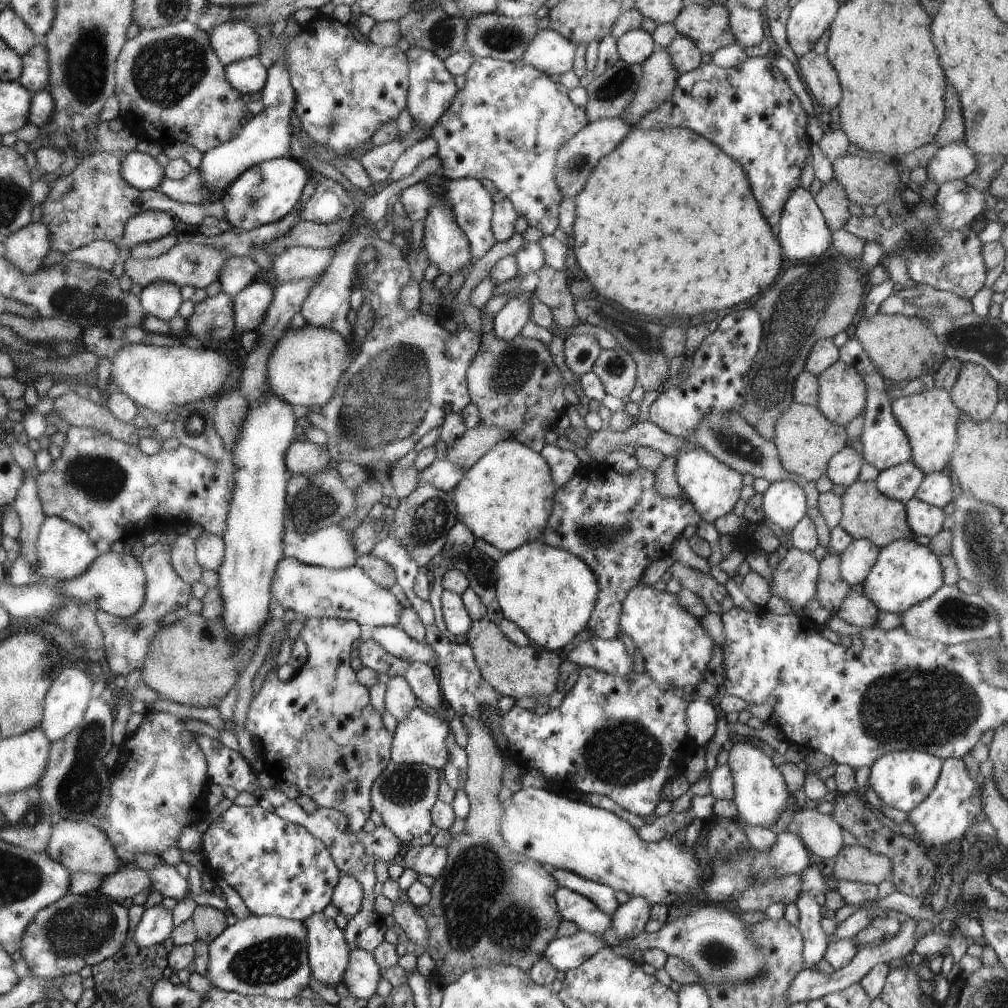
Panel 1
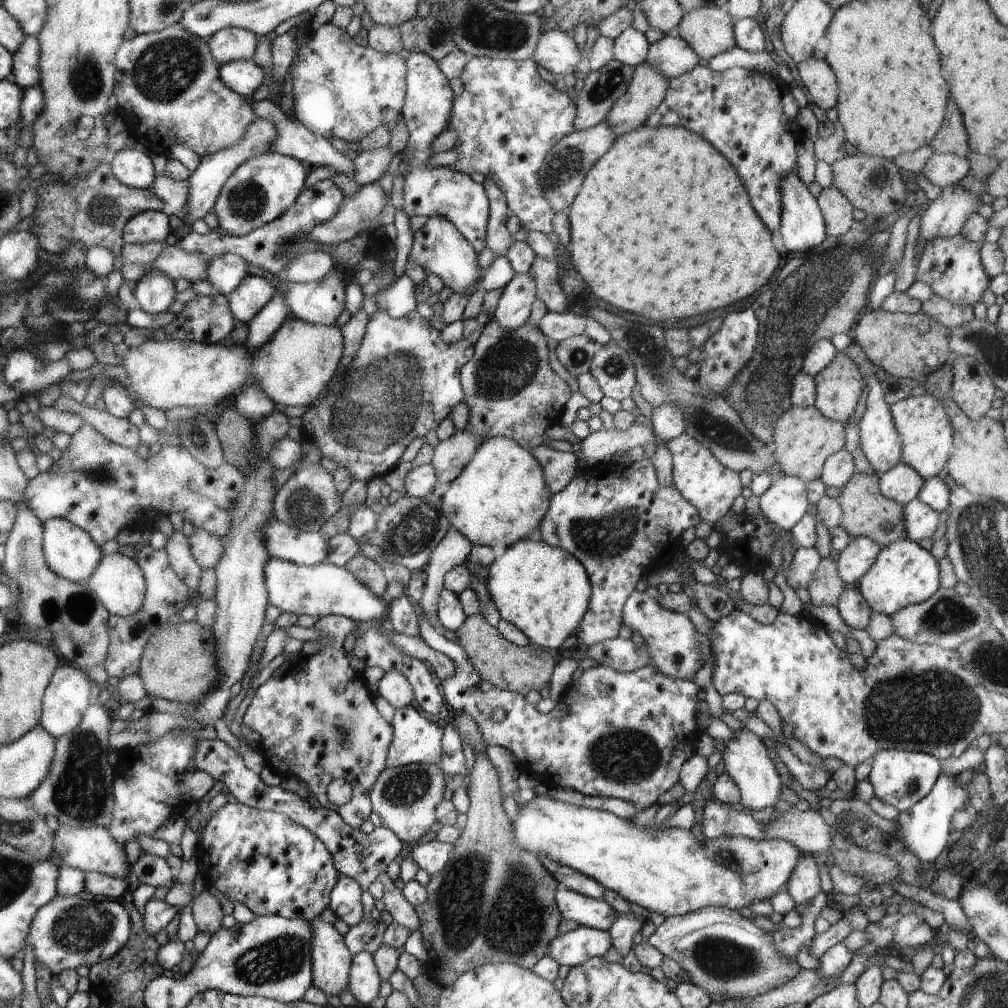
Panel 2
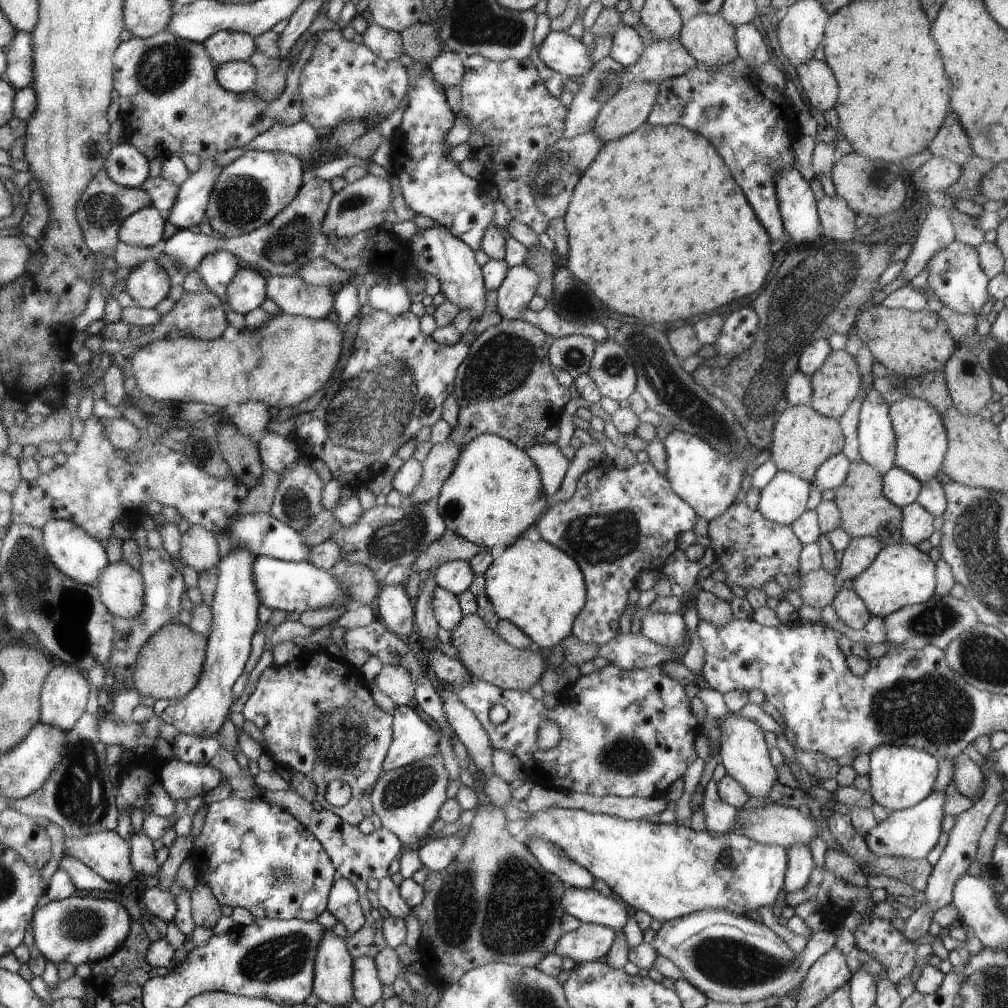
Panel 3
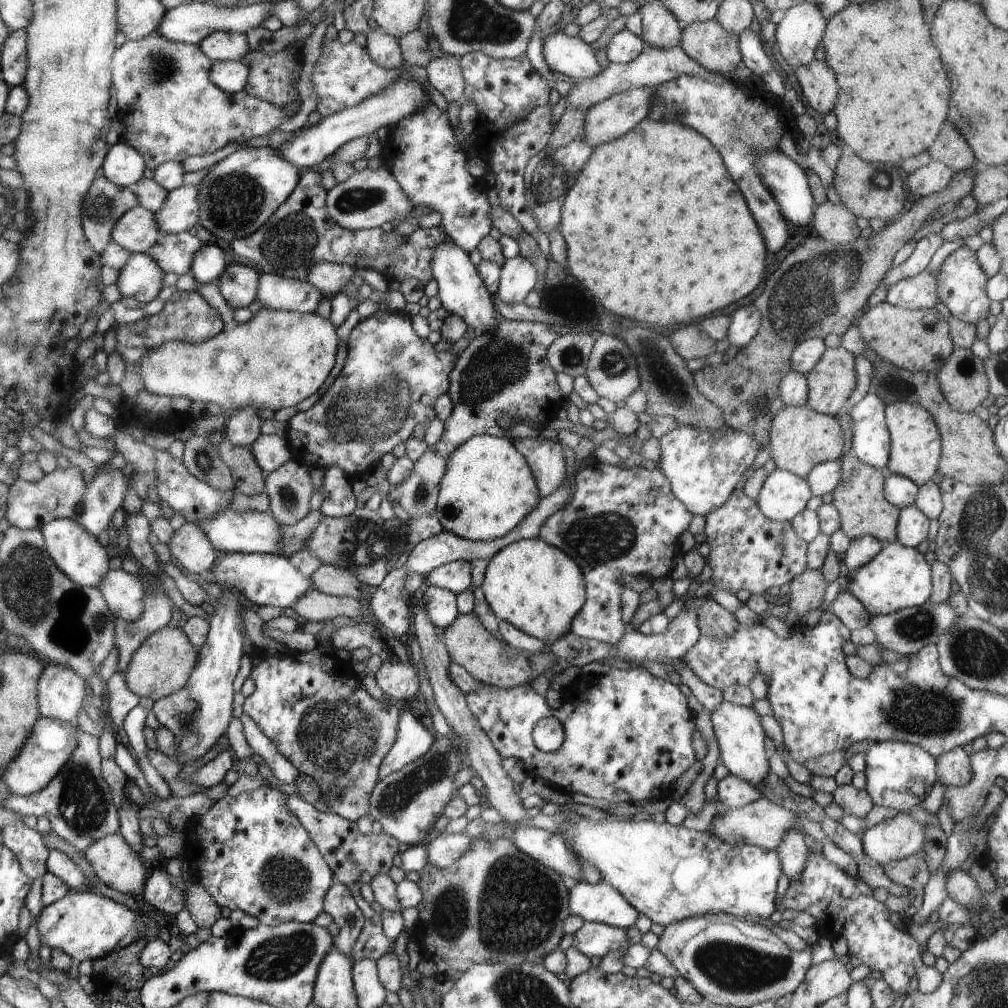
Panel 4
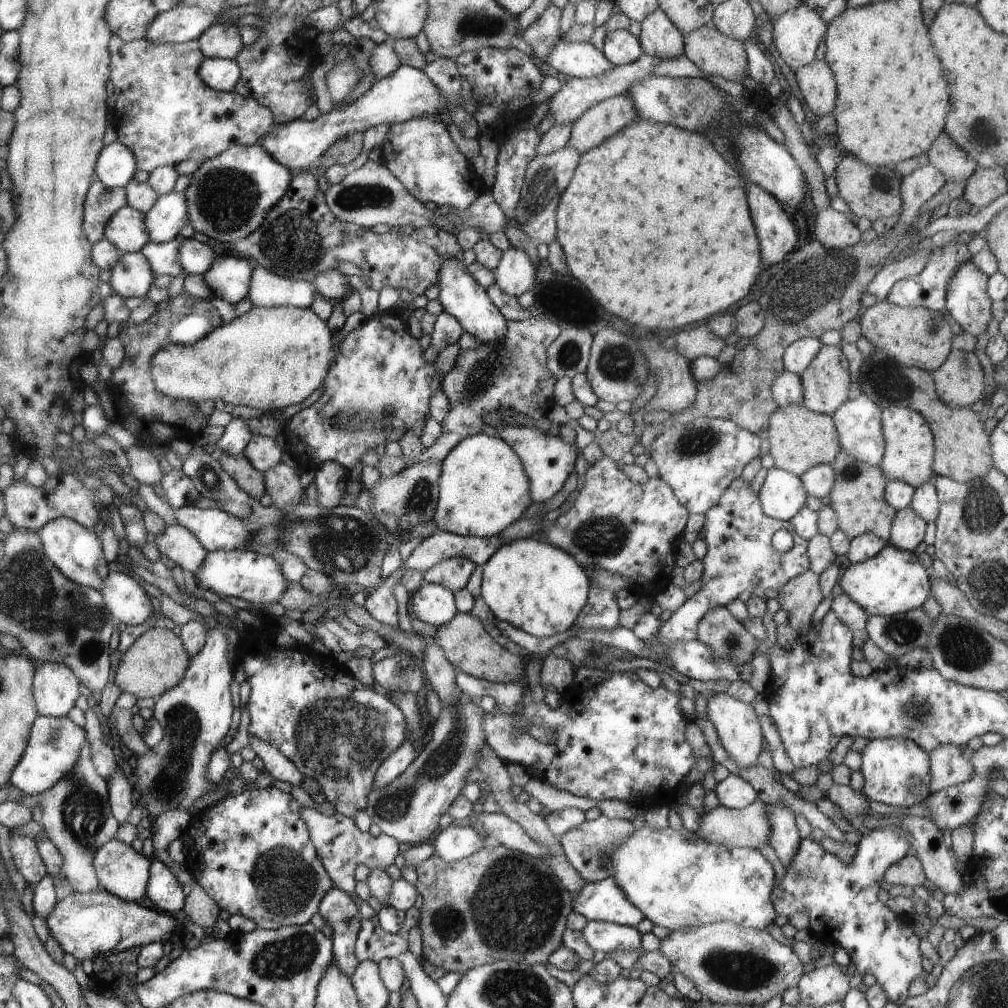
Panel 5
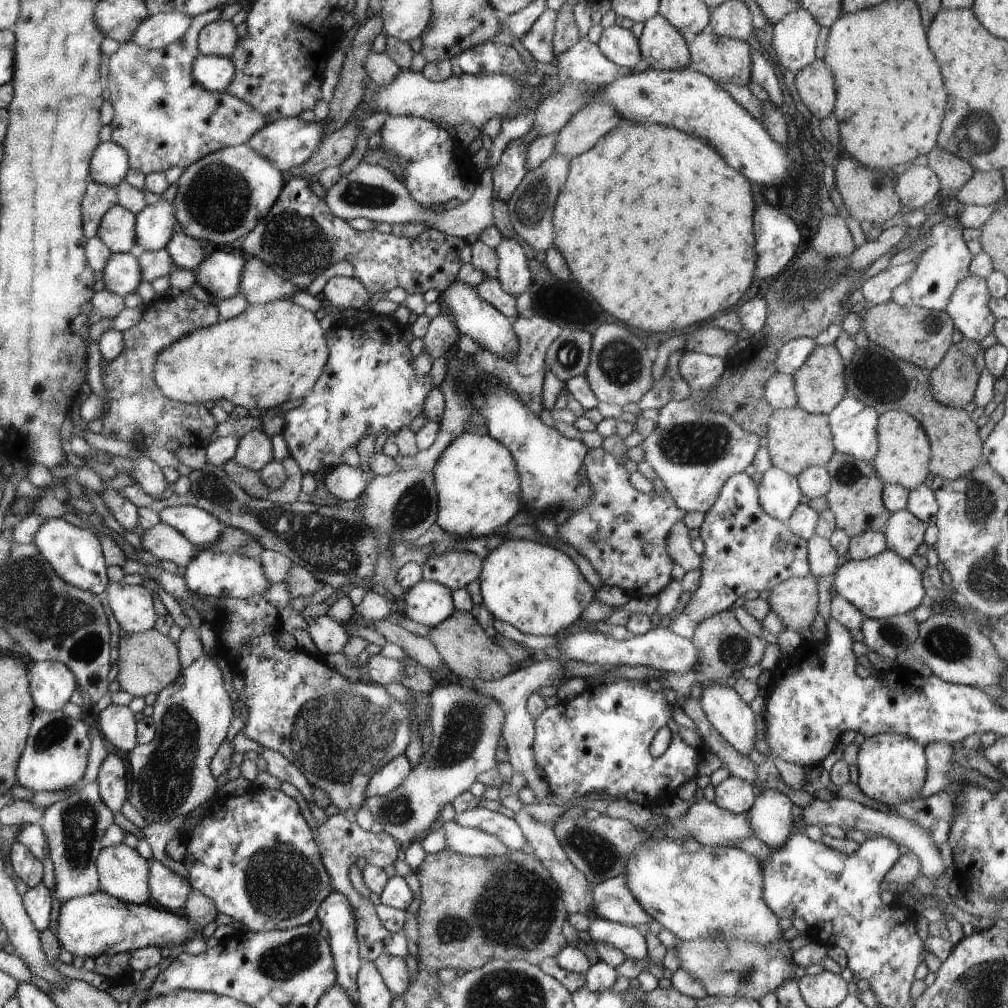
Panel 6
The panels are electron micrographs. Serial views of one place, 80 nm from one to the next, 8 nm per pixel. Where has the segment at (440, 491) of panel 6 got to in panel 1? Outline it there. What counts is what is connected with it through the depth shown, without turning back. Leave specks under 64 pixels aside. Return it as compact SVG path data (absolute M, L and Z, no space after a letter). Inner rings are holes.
M504 440L496 444L486 456L480 458L472 468L462 476L461 482L453 490L454 504L456 504L456 516L459 522L464 522L475 539L483 539L492 544L501 552L512 552L522 547L526 542L541 540L548 518L552 514L552 504L558 488L554 486L552 472L548 462L542 458L542 454L534 452L532 448L524 446L514 440Z

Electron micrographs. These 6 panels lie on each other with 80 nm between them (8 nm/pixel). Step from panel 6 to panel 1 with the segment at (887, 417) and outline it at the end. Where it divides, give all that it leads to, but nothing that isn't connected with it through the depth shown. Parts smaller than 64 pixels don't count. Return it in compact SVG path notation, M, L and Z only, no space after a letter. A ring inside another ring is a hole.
M934 386L926 392L902 396L892 401L892 413L910 440L912 446L910 461L914 462L924 475L944 471L956 450L958 422L963 416L952 401L950 392Z

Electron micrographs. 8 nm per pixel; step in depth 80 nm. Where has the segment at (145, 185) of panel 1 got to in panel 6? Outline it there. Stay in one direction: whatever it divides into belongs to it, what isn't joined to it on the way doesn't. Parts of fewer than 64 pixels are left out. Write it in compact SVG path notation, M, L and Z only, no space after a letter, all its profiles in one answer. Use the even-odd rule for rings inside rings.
M107 141L93 150L91 162L92 180L98 184L117 187L128 172L127 150L115 142Z

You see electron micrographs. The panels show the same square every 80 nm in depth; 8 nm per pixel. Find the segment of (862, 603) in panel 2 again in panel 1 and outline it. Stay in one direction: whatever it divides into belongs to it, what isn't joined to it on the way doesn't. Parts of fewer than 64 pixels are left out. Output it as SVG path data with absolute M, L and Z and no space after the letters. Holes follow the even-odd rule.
M858 585L846 596L842 608L836 614L844 622L863 628L877 625L880 610L862 593L861 586Z

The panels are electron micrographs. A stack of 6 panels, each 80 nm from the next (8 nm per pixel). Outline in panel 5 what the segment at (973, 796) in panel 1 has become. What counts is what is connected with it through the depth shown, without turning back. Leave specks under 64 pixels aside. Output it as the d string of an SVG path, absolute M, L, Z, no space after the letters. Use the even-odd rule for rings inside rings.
M886 827L871 830L870 834L862 835L857 843L857 851L851 863L843 863L835 854L827 851L820 843L813 841L810 836L802 836L794 858L791 858L783 880L775 878L770 900L777 915L789 918L795 912L804 912L808 915L808 930L819 940L826 943L838 943L850 956L851 963L856 966L858 974L872 974L876 982L883 988L889 1002L899 1006L908 1000L908 987L916 978L926 980L929 988L935 983L930 974L923 971L922 953L920 953L920 937L914 932L914 925L904 922L898 913L885 906L878 892L883 886L885 870L898 862L908 852L909 842L907 833L903 829Z

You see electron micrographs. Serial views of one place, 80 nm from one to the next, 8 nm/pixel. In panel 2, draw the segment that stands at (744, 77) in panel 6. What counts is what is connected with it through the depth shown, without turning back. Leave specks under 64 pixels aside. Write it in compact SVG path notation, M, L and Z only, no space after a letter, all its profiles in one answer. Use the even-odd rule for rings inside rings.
M722 7L690 10L678 22L678 36L690 44L698 58L709 61L735 46L735 19Z

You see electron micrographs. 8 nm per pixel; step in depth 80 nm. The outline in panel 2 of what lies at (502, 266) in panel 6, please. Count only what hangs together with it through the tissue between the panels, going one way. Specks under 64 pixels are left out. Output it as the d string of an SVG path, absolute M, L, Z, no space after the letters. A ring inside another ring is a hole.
M516 273L500 296L493 321L504 330L516 330L530 322L531 309L536 300L534 278L530 273Z

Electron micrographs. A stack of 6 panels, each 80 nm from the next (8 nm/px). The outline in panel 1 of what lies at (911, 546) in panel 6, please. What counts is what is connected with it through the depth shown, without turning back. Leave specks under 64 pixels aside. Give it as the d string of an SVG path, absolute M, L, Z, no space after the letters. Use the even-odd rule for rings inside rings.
M912 498L905 503L906 519L914 537L926 536L931 538L943 530L946 514L942 508L931 506Z

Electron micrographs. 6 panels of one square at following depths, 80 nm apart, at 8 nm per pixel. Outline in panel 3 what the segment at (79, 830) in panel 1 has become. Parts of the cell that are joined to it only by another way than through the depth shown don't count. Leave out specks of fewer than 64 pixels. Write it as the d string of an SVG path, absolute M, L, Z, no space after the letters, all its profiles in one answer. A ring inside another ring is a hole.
M102 830L82 838L65 836L63 850L66 856L80 860L104 880L118 886L128 886L136 879L129 846L115 831Z

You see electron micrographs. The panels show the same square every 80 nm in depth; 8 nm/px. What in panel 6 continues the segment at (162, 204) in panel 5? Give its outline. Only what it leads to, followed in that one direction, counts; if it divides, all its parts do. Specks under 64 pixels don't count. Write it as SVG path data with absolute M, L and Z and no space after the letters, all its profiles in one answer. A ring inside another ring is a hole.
M162 199L156 205L146 205L136 214L137 245L129 252L136 255L138 252L165 248L175 233L176 209L175 200L166 202Z

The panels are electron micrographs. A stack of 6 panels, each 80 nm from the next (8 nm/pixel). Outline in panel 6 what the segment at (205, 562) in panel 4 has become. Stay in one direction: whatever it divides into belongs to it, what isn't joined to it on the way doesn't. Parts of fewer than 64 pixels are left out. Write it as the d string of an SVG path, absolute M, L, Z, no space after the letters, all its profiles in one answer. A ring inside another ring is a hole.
M164 523L146 529L141 542L144 550L150 552L156 560L170 560L180 566L189 565L200 550L197 545Z

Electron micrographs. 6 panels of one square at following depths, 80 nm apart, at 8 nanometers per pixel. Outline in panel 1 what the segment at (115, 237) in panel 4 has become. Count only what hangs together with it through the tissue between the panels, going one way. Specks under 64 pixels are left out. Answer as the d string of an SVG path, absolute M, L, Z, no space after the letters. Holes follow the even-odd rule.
M147 211L131 217L126 225L123 238L132 246L154 242L175 231L174 218L159 211Z

